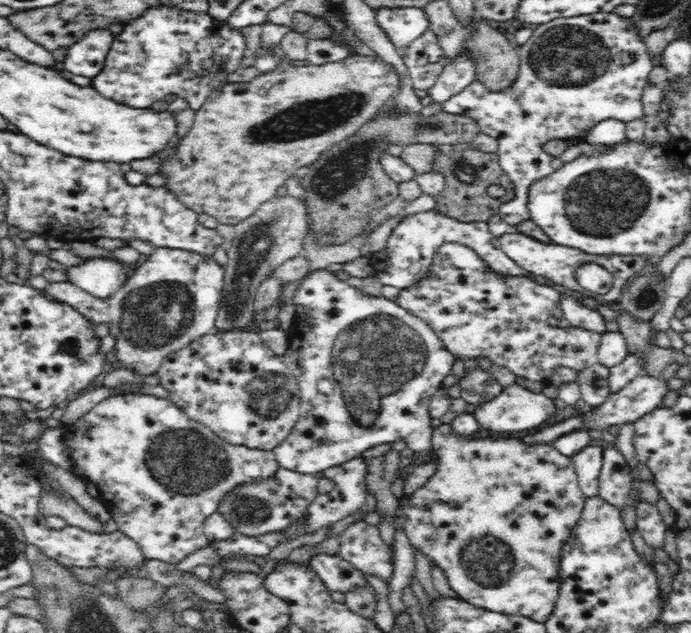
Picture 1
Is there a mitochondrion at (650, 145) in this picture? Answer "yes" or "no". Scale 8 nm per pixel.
no

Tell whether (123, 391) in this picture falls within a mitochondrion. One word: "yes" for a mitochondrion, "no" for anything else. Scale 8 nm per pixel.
no

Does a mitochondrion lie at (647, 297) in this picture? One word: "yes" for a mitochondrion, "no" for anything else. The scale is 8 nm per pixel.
yes

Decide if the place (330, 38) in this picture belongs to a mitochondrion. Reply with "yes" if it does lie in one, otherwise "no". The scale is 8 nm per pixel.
no

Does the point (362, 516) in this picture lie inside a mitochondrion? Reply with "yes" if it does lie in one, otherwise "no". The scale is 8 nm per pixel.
no

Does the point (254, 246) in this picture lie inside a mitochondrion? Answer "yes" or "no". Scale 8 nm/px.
yes

